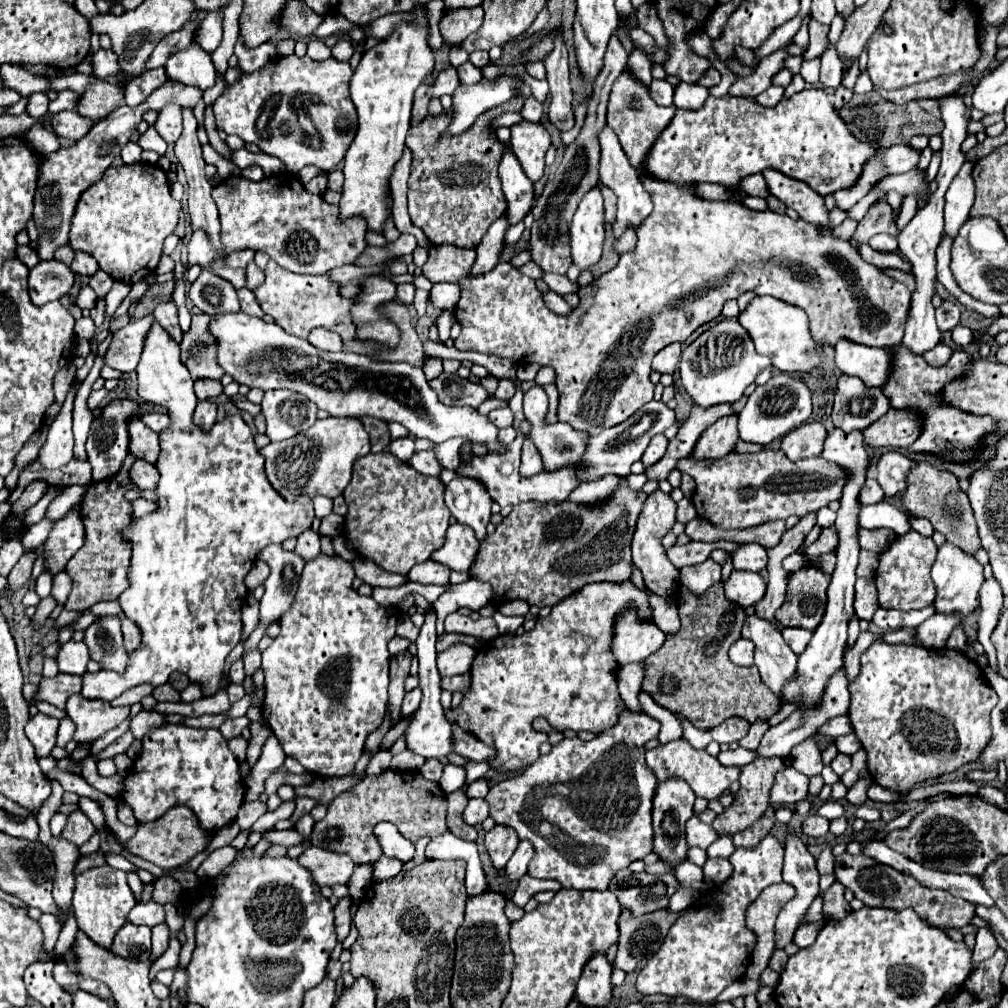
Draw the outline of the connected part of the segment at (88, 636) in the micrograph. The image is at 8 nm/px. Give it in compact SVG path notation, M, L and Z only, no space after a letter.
M105 616L97 624L85 630L85 644L91 652L91 658L101 664L105 670L125 672L129 652L123 646L121 620L117 616Z

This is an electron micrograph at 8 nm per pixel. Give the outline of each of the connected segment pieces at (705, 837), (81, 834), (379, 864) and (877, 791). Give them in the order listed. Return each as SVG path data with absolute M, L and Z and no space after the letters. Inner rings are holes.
M697 816L689 818L689 822L687 822L687 844L689 846L699 846L705 850L717 838L719 838L719 834L709 824L703 824Z
M75 810L67 816L67 826L63 830L63 838L81 846L83 842L87 842L95 832L95 826L91 824L91 820L81 812L81 810Z
M381 856L377 862L375 862L375 872L373 872L373 882L377 880L385 880L385 878L393 878L397 876L399 872L403 870L403 862L397 860L397 858L387 858L387 856Z
M873 784L871 788L869 788L869 792L867 792L867 796L869 796L869 800L873 800L873 802L893 802L893 800L909 800L909 796L901 796L901 794L897 794L897 792L885 792L883 788L879 788L877 784Z

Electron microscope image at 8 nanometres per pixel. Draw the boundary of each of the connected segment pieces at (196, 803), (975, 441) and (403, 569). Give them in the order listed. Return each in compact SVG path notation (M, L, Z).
M175 724L153 728L143 738L143 752L133 762L119 798L131 806L139 824L153 822L169 808L183 804L195 812L203 830L223 828L235 820L243 804L239 762L215 728L197 730Z
M895 346L895 366L891 372L891 378L885 384L885 396L889 398L891 408L897 410L915 410L921 414L921 434L919 438L907 448L907 452L923 452L923 454L933 454L941 456L947 462L957 464L957 456L979 456L979 446L983 444L983 438L993 434L997 430L997 420L991 416L973 416L957 406L945 404L941 400L941 392L945 384L951 380L957 380L965 374L971 356L965 350L955 350L949 362L941 368L929 366L921 354L909 352L909 348Z
M391 452L367 454L357 460L353 468L353 478L343 494L349 506L349 514L345 518L345 536L361 556L375 560L381 568L389 572L407 576L415 564L429 560L433 550L445 544L445 532L451 512L443 500L443 490L445 486L437 478L415 472L411 466L399 462Z

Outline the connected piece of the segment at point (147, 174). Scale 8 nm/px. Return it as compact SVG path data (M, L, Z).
M147 162L107 168L103 178L89 186L75 208L69 232L69 246L95 254L101 270L113 280L139 282L153 274L159 264L163 240L179 222L181 204L169 192L167 176L161 168Z

